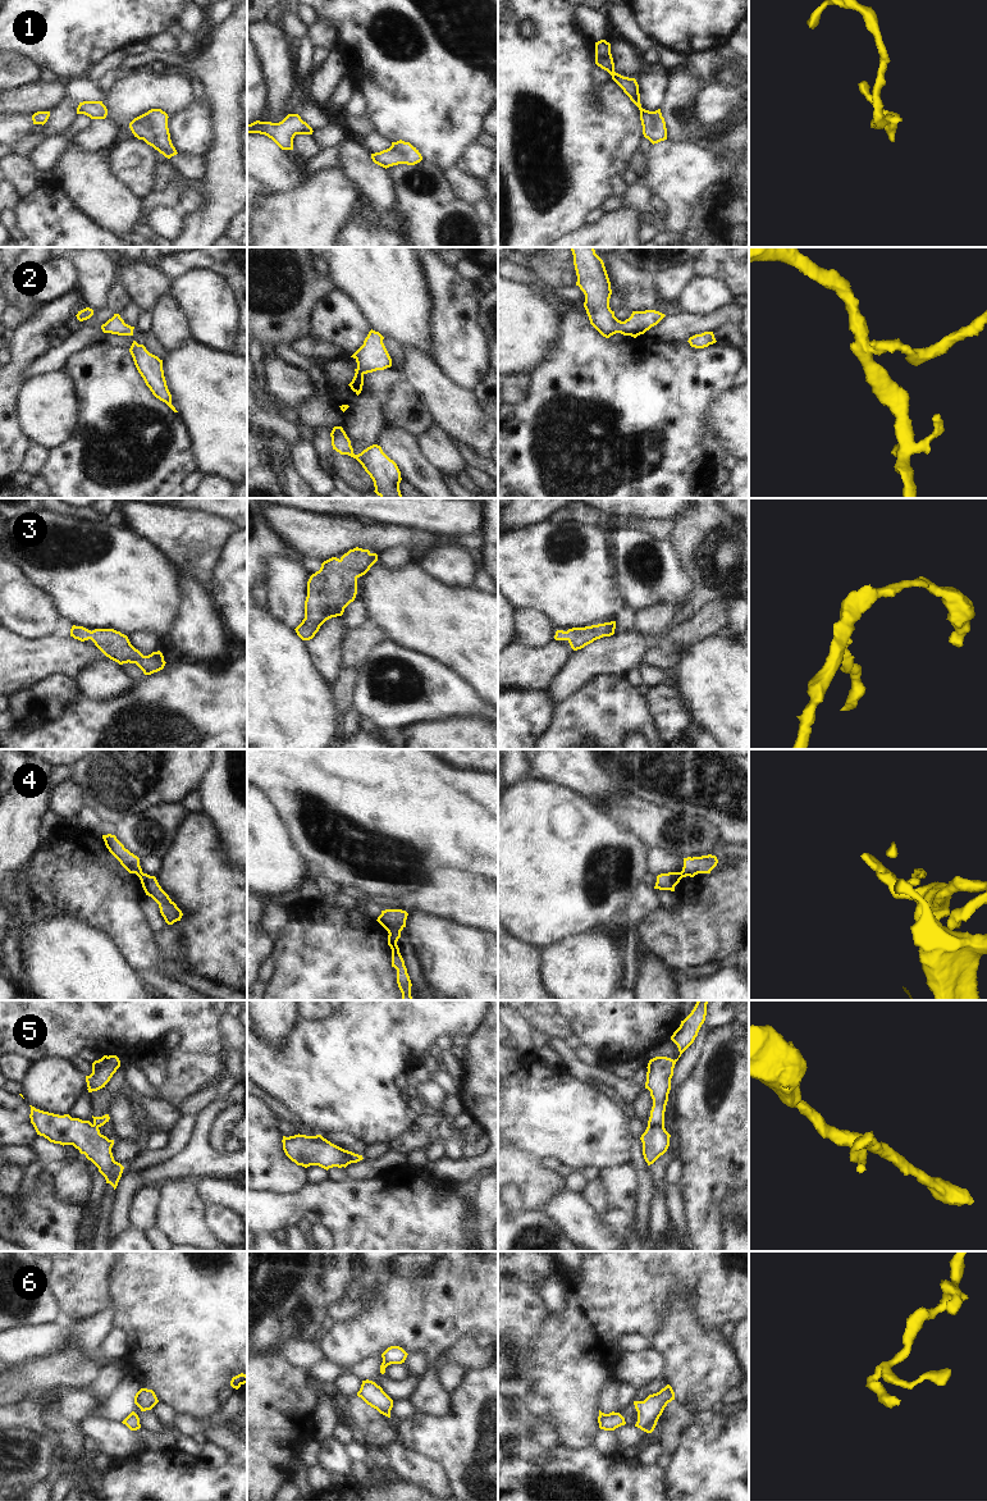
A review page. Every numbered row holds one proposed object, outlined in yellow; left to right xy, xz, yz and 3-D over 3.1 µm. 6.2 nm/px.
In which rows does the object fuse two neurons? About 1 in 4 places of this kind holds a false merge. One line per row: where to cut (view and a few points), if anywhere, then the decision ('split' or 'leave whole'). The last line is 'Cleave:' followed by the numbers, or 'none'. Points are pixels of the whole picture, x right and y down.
1: no cut; leave whole
2: no cut; leave whole
3: no cut; leave whole
4: cut in xz along (388, 935), (396, 943); split
5: cut in yz along (648, 1125), (663, 1126); split
6: no cut; leave whole
Cleave: 4, 5

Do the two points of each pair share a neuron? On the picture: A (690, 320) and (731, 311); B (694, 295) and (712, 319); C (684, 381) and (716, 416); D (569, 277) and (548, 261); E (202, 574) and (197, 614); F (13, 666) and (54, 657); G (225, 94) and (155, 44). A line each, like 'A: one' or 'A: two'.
A: one
B: two
C: two
D: one
E: two
F: one
G: two

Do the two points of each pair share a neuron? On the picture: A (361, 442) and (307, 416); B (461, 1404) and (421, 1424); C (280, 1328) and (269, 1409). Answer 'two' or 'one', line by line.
A: two
B: one
C: two

